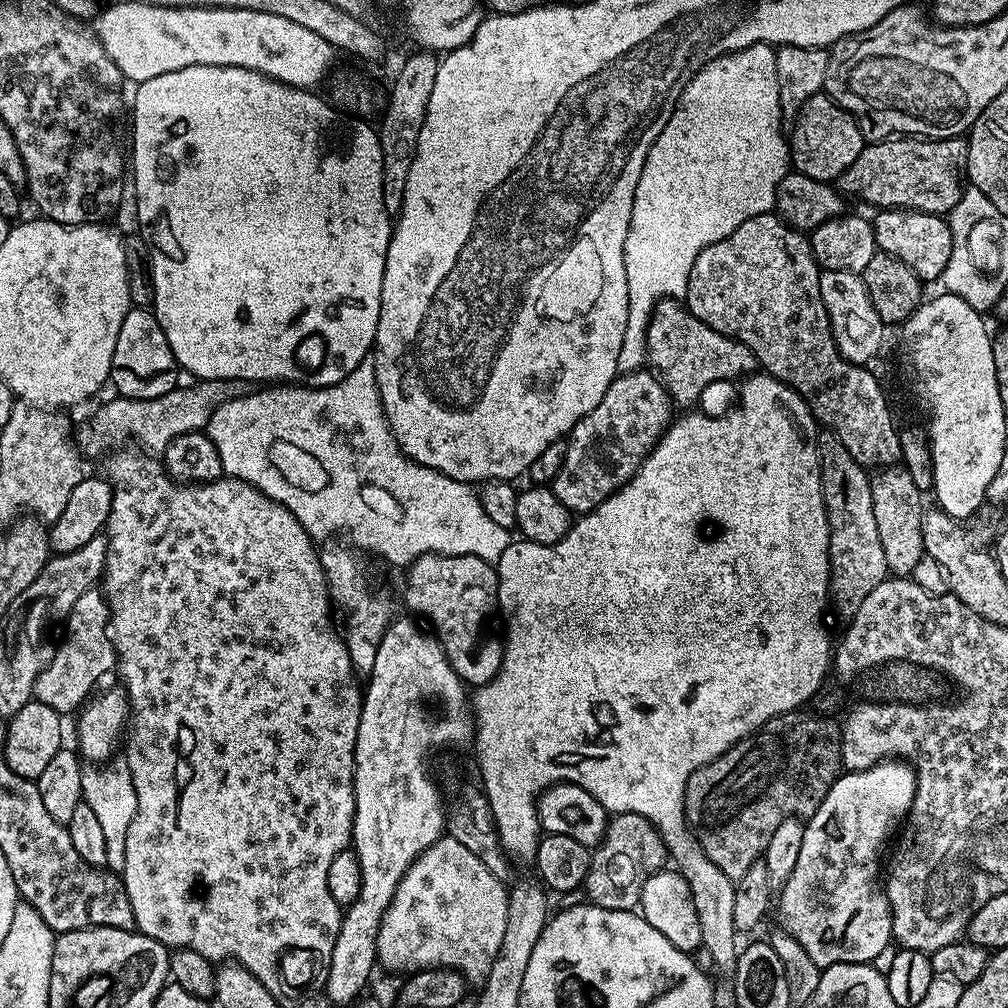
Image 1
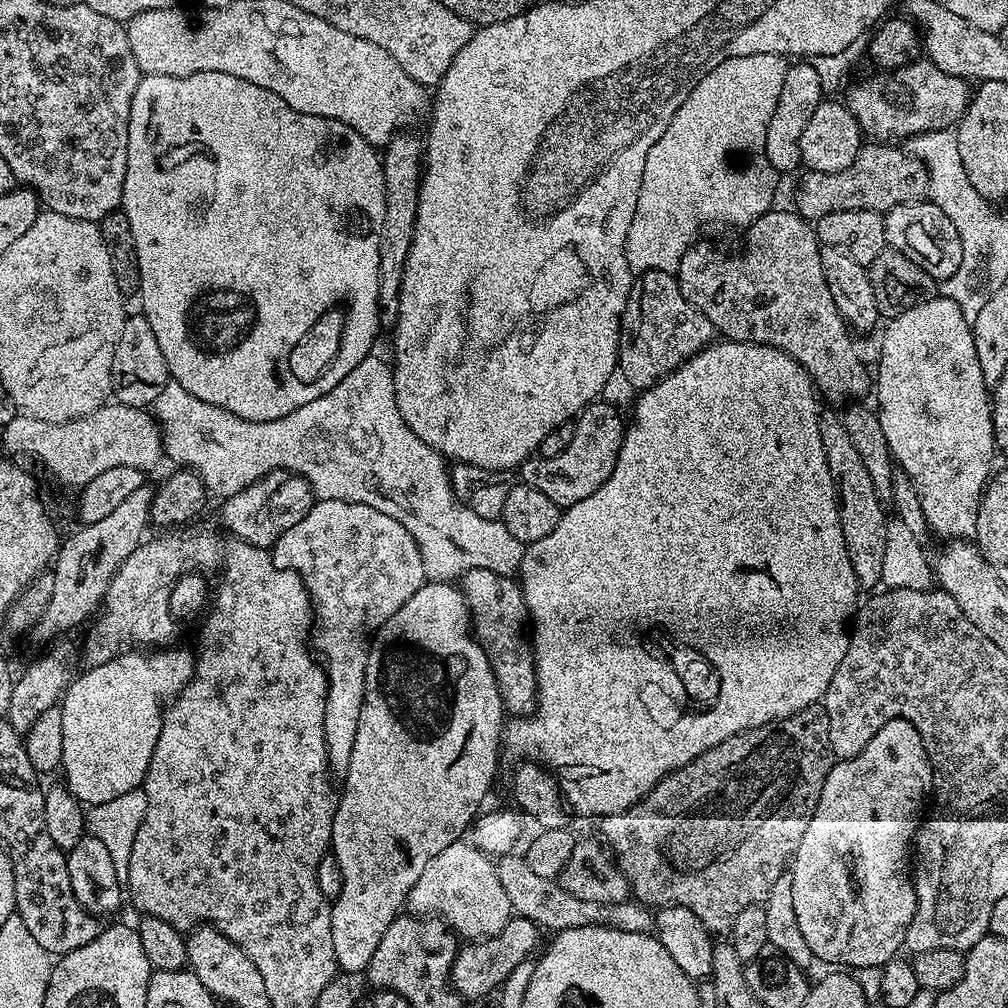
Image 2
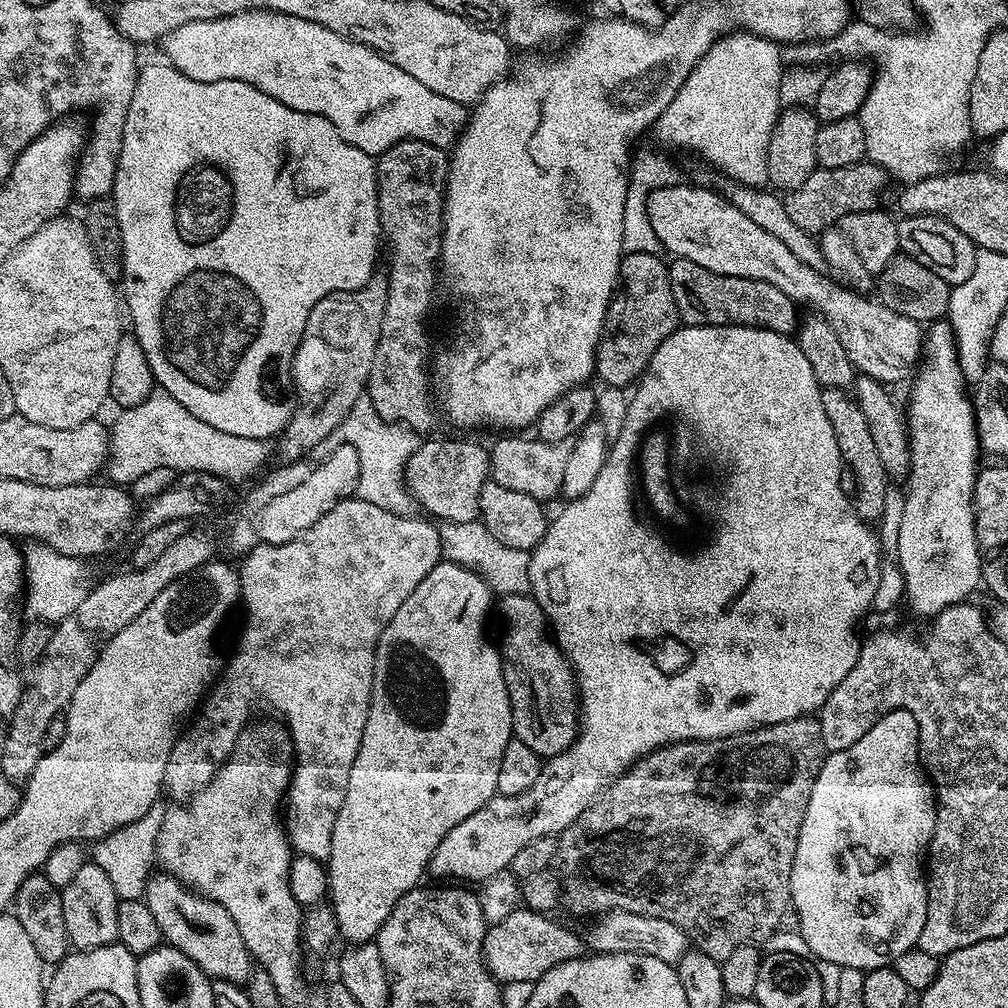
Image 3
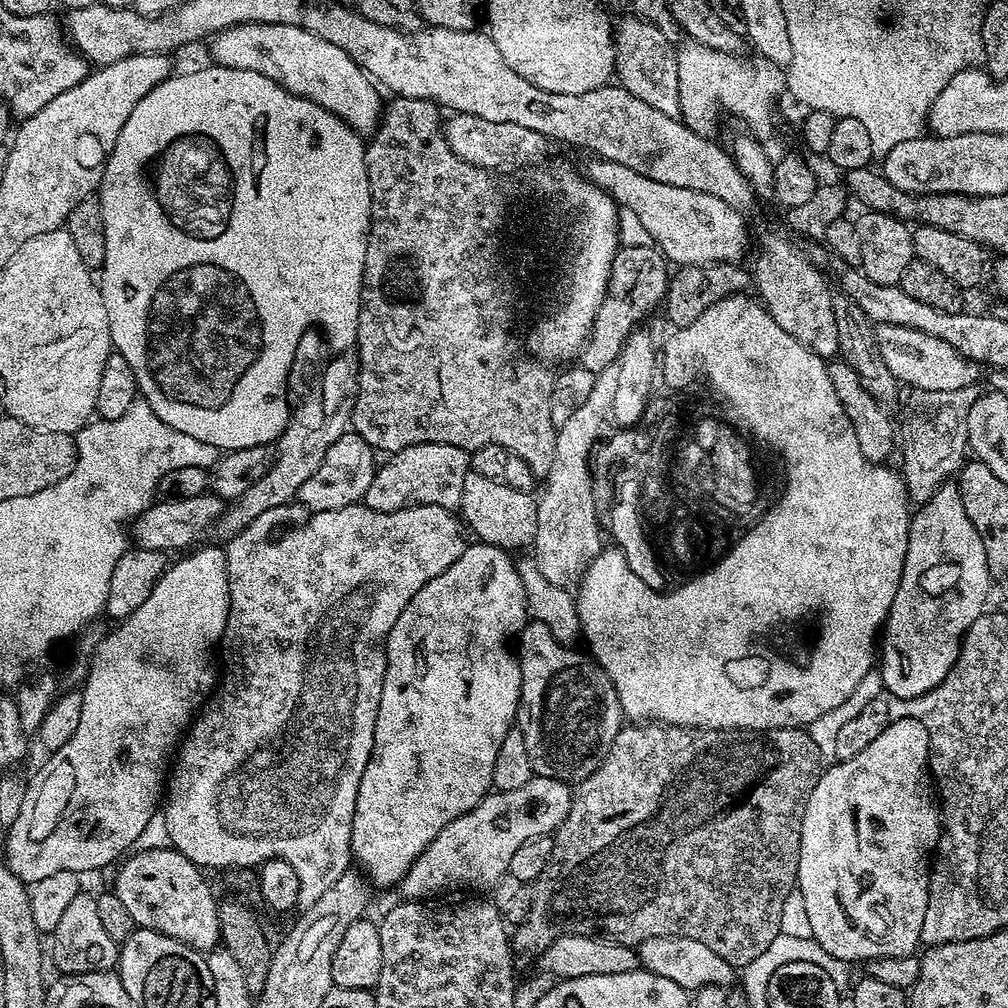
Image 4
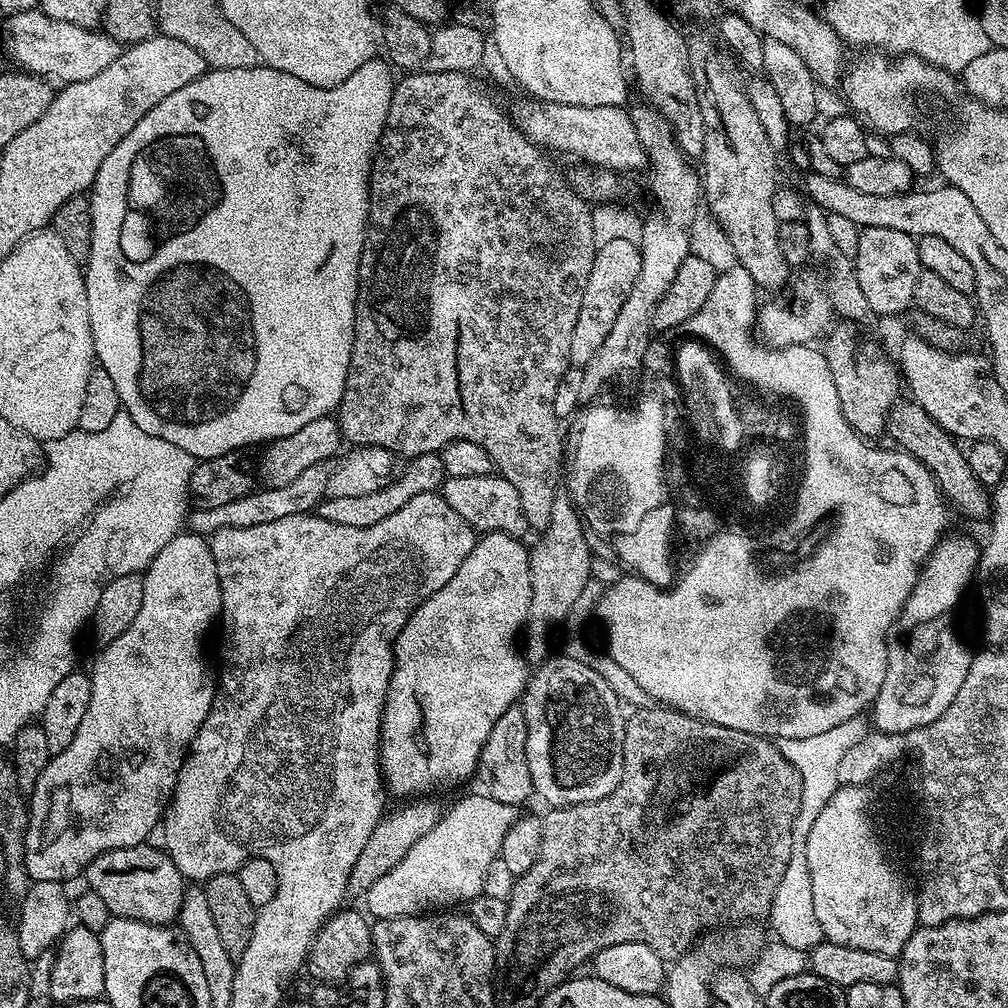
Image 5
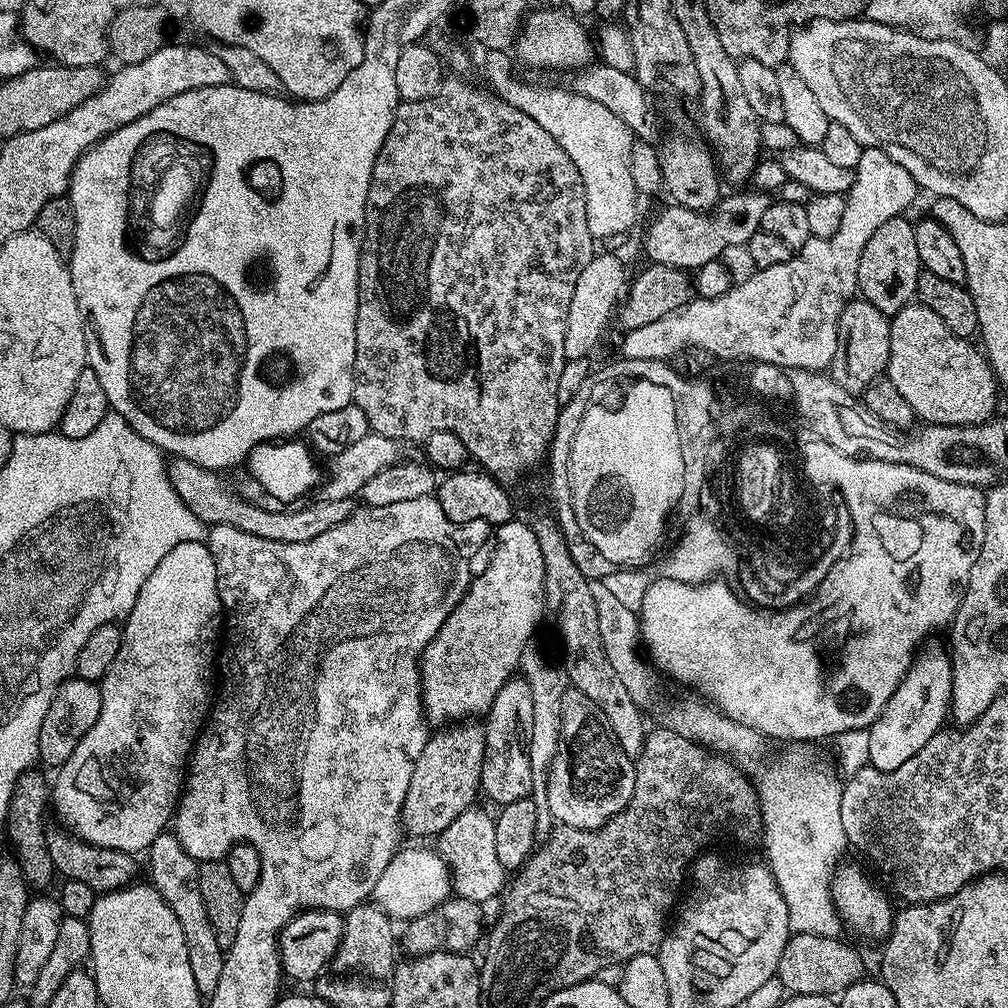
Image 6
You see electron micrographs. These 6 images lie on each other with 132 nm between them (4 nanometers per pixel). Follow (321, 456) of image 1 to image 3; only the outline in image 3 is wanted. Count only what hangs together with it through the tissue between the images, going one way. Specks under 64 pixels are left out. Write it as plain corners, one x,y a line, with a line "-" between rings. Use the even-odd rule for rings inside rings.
153,390
136,408
126,408
119,413
116,425
111,425
108,437
108,459
106,461
107,479
111,483
130,486
142,474
154,470
154,466
170,466
177,474
182,472
205,472
211,476
223,476
225,481
244,480
252,476
268,460
269,445
254,438
238,438
238,434
222,434
214,426
202,422
202,418
194,418
182,402
174,402
170,394
163,390
-
362,398
340,423
338,436
343,443
358,450
360,477
355,495
366,502
374,502
374,506
382,506
382,510
390,510
399,516
409,515
413,511
414,501
404,483
404,471
408,460
416,453
417,433
411,428
405,428
403,424
387,424
376,413
372,403
367,398
-
479,520
470,522
447,522
439,525
440,550
443,559
450,564
461,564
470,571
477,572
486,581
493,593
500,596
510,594
525,594
530,589
530,566
528,565
529,553
522,550
514,550
514,546
502,546
490,530

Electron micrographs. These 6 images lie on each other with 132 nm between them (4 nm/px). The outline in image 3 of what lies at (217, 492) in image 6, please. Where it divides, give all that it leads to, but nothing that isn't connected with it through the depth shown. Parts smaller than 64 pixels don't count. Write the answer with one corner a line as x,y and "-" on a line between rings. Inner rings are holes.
428,440
417,443
416,453
408,460
404,471
404,483
412,493
413,501
417,505
424,504
431,517
437,521
457,524
480,519
480,495
482,488
490,482
489,449
475,444
472,440

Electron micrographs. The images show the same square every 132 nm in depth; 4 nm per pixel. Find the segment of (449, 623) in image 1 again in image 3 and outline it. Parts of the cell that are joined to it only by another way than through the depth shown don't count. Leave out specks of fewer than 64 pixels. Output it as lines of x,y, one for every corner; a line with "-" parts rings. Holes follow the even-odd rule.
531,594
500,596
498,612
504,619
502,659
506,690
512,707
515,739
526,742
541,758
551,758
566,751
578,735
578,685
568,657
546,631
542,606

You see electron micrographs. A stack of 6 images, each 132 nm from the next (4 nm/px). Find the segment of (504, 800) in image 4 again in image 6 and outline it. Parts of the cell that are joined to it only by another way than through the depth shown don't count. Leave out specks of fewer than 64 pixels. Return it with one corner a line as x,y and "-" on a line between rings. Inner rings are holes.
408,848
397,851
396,857
382,870
378,886
374,886
371,899
393,922
407,922
422,914
430,914
434,906
453,895
452,873
439,851
428,848

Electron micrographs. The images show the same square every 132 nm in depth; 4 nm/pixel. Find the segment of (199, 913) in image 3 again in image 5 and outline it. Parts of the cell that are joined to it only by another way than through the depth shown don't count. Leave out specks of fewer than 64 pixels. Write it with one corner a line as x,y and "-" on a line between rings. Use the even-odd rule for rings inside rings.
145,842
104,852
88,864
87,876
87,887
106,902
113,917
125,916
127,920
141,920
147,924
171,925
180,915
186,881
163,848
151,848

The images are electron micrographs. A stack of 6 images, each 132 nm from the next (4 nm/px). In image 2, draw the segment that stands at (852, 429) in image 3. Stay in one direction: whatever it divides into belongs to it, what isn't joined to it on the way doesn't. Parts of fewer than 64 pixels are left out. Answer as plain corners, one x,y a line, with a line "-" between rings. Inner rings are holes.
839,411
820,412
818,434
822,434
822,450
826,450
826,466
830,466
830,478
836,487
836,503
840,506
840,525
850,566
854,568
856,575
856,583
861,589
872,587
875,589
881,583
882,558
885,557
886,549
885,505
878,498
874,482
870,482
870,474
866,471
866,465
862,463
862,454
858,454
858,449
850,438
850,430
846,430

